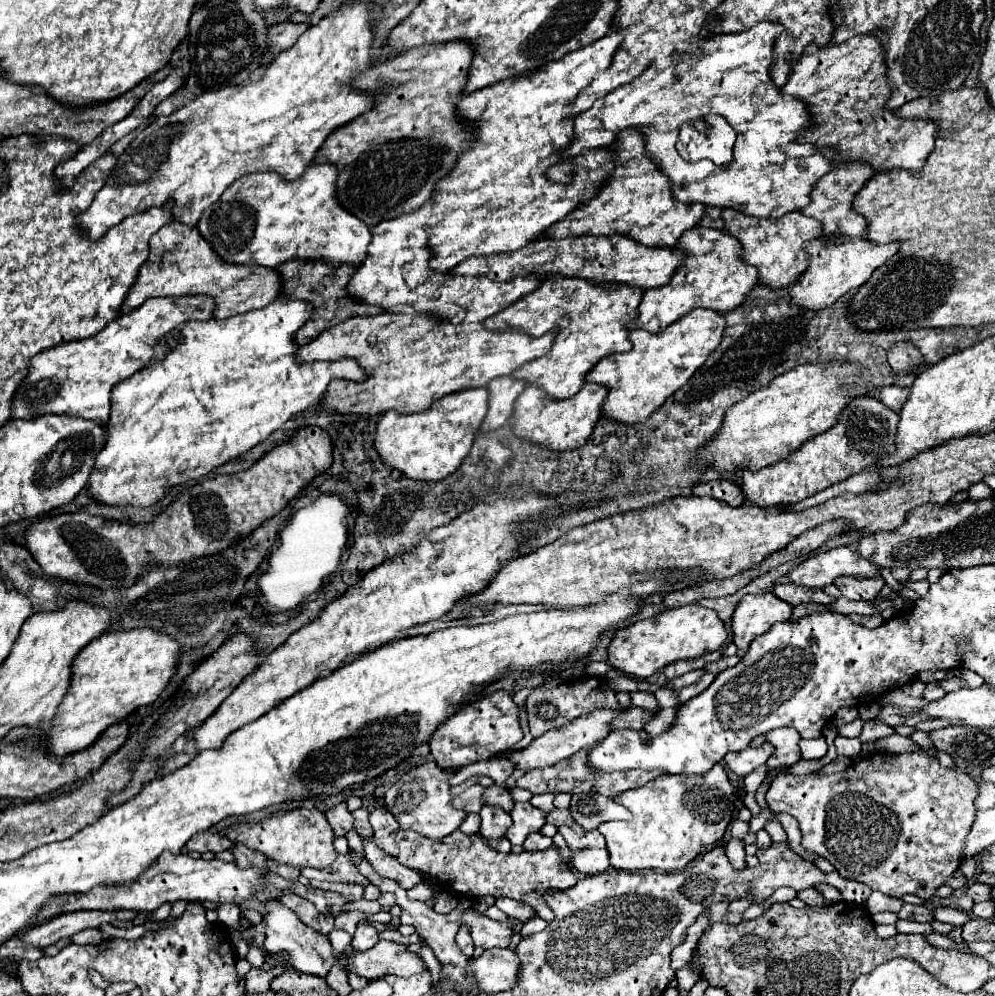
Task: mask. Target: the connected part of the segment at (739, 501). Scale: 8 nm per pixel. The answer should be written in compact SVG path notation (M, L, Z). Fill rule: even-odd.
M727 479L711 481L711 483L709 483L709 489L711 489L711 493L709 493L711 497L715 497L715 499L719 499L719 501L725 501L725 503L731 505L731 507L739 507L739 505L743 505L743 501L745 501L741 489L739 489L735 483L727 481Z

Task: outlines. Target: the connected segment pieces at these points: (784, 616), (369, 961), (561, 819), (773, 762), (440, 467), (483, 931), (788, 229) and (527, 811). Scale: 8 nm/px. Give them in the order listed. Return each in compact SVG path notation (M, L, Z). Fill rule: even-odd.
M771 591L761 595L745 595L733 613L733 643L739 649L749 647L749 643L771 629L779 621L789 621L793 607L777 599Z
M379 941L375 947L367 951L351 949L347 953L335 955L335 961L341 963L349 973L355 973L365 979L381 979L385 975L403 975L417 973L419 965L423 965L417 953L409 953L405 945Z
M553 809L547 813L547 823L553 823L555 827L561 827L561 825L569 825L571 829L575 831L581 831L581 827L573 821L569 809Z
M791 727L773 729L771 733L767 733L767 741L775 747L767 765L769 767L783 767L783 765L797 763L801 759L801 753L797 747L799 739L801 739L799 733L795 733L795 729L791 729Z
M481 387L445 395L421 413L387 411L377 425L375 449L389 467L399 469L409 479L441 481L455 473L467 457L473 439L487 415L487 401L489 391Z
M469 907L461 913L461 925L467 925L473 937L473 943L483 947L483 949L493 949L493 947L507 947L509 939L513 935L511 927L507 923L493 921L479 913L475 907Z
M723 209L725 229L743 243L743 261L759 269L761 283L771 287L783 287L797 281L797 277L807 269L809 259L803 249L805 241L821 237L823 227L815 217L799 213L787 213L779 219L759 219L737 209Z
M515 803L511 811L513 825L507 831L507 839L511 845L523 845L529 833L539 831L545 825L545 813L535 809L531 803Z

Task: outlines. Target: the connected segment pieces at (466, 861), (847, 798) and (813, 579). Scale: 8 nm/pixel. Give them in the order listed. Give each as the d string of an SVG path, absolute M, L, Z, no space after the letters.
M385 807L375 809L371 813L371 827L375 831L377 845L387 855L399 859L405 867L419 869L427 875L437 877L445 881L451 887L451 891L457 891L465 897L483 897L483 895L513 897L521 903L531 905L537 911L537 915L547 921L553 915L553 911L543 907L543 891L549 887L569 889L577 883L575 873L561 863L557 847L551 847L547 851L523 851L519 855L515 853L503 855L503 853L493 851L487 845L487 841L483 841L479 835L465 835L461 829L455 829L443 841L433 841L429 837L421 837L413 829L403 829L395 821L395 817L389 811L385 811Z
M919 749L913 753L905 753L905 755L887 755L887 753L875 753L869 757L863 757L859 763L851 763L845 771L841 773L829 773L829 775L821 775L817 771L807 773L807 775L785 775L785 777L777 777L773 779L769 793L767 793L767 805L771 811L785 811L789 815L793 815L799 821L801 833L803 833L803 841L801 845L813 853L817 853L819 857L827 859L835 871L845 877L845 879L853 879L859 883L869 885L873 891L881 891L889 897L901 897L901 895L917 895L921 899L929 899L935 889L939 885L943 885L949 877L953 877L953 873L959 869L961 863L961 851L963 851L963 839L967 837L973 821L975 821L975 799L979 795L979 787L977 781L961 771L959 767L943 767L935 757L931 757L927 751Z
M837 547L827 553L809 557L789 573L789 579L805 587L825 587L843 575L869 579L879 575L879 567L863 559L853 547Z

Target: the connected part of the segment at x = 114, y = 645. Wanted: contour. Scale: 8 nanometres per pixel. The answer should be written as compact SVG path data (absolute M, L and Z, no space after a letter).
M135 627L129 631L111 631L97 637L75 659L75 677L71 689L59 705L49 729L49 749L55 755L67 755L89 747L109 725L121 723L129 713L151 705L177 675L179 643L165 631Z

